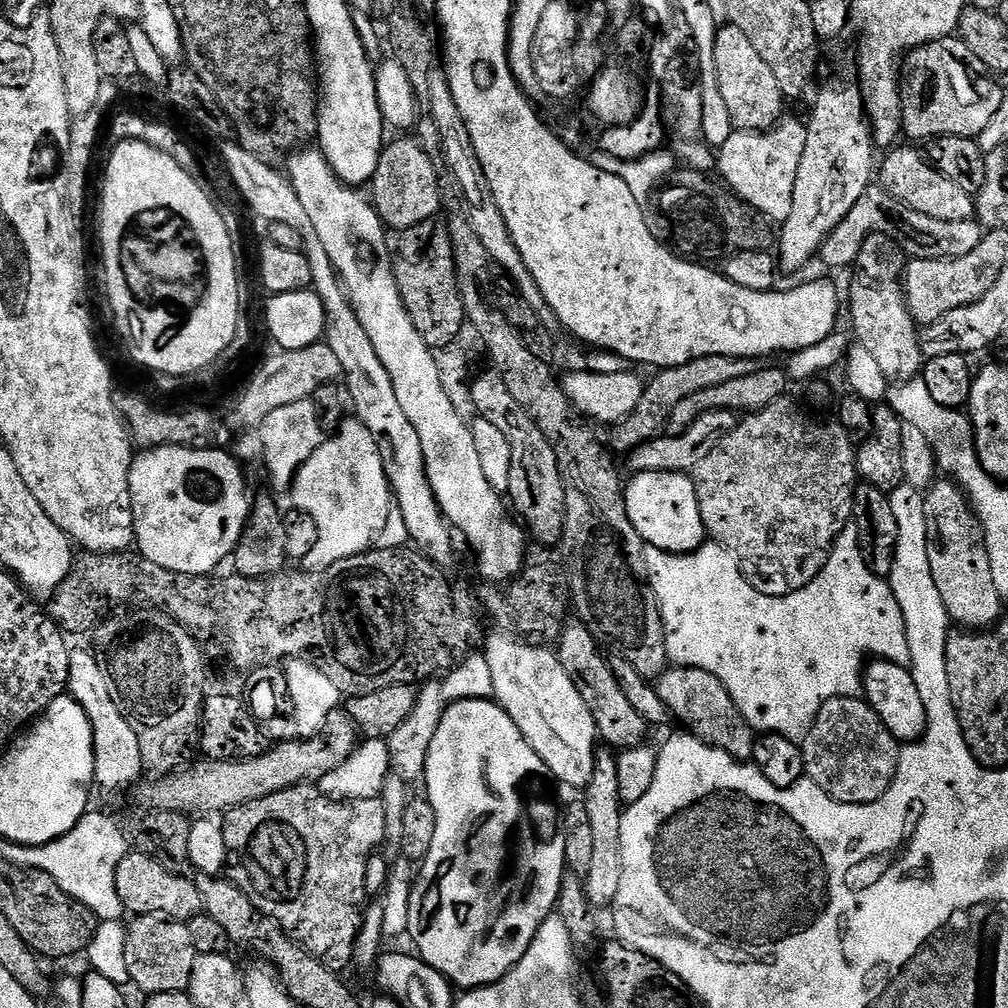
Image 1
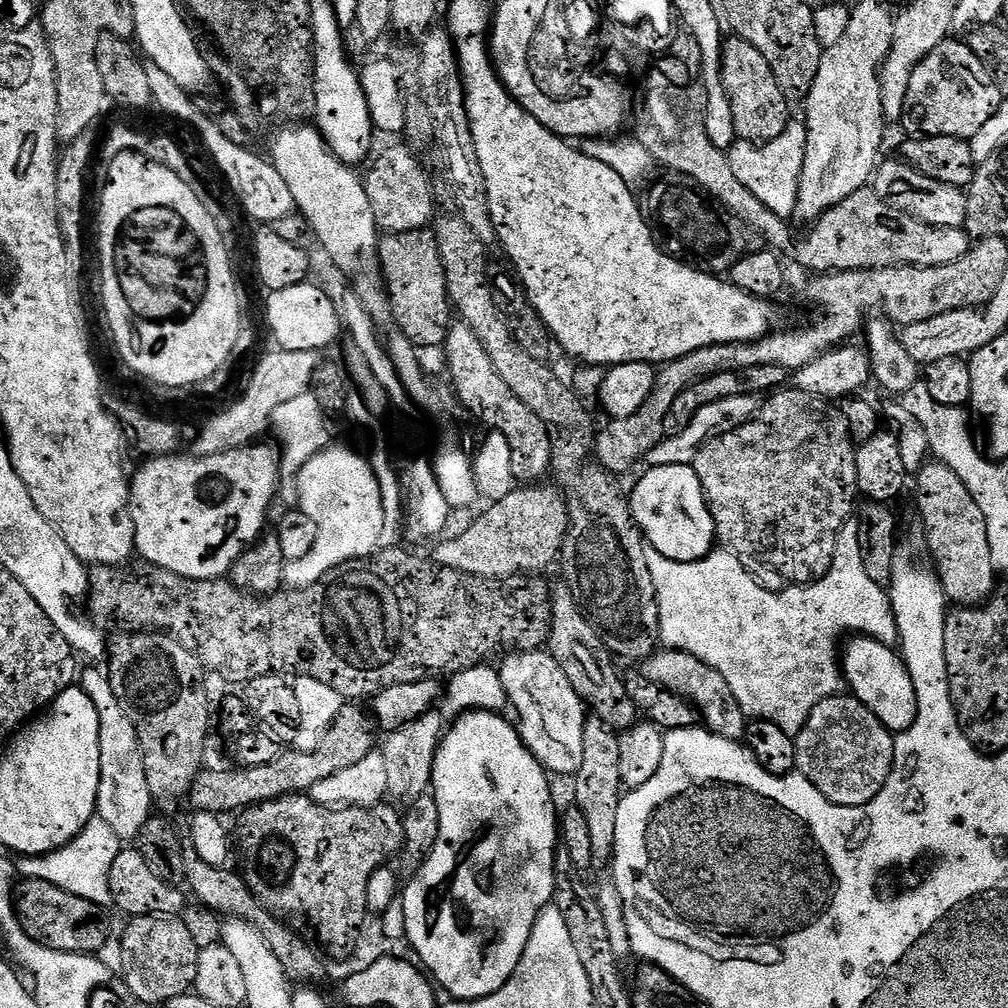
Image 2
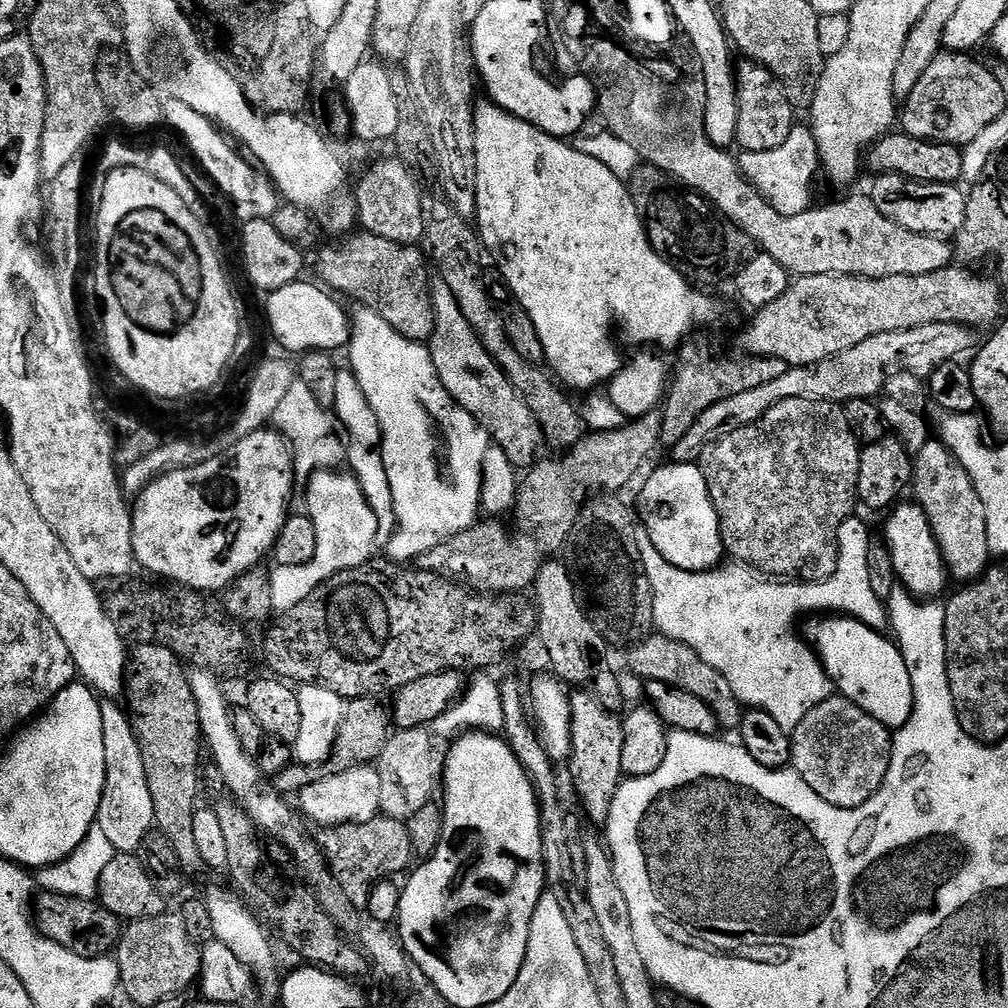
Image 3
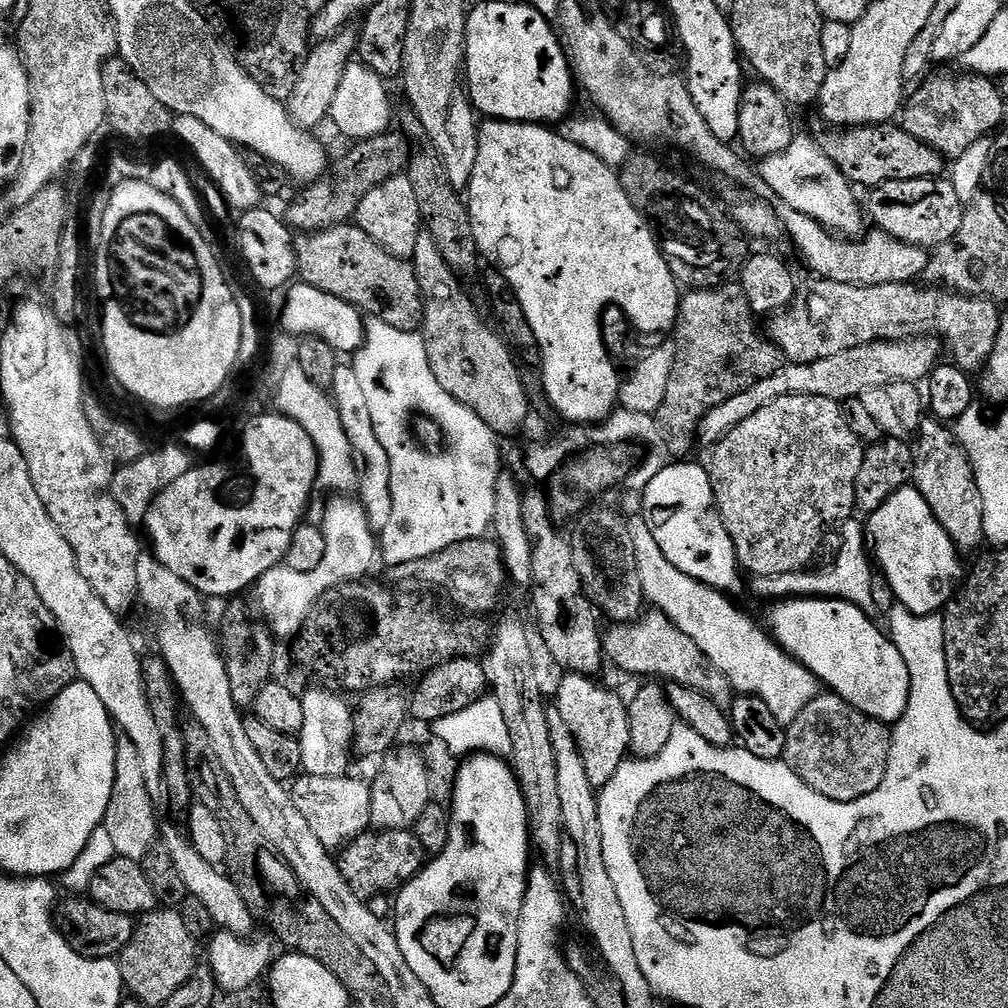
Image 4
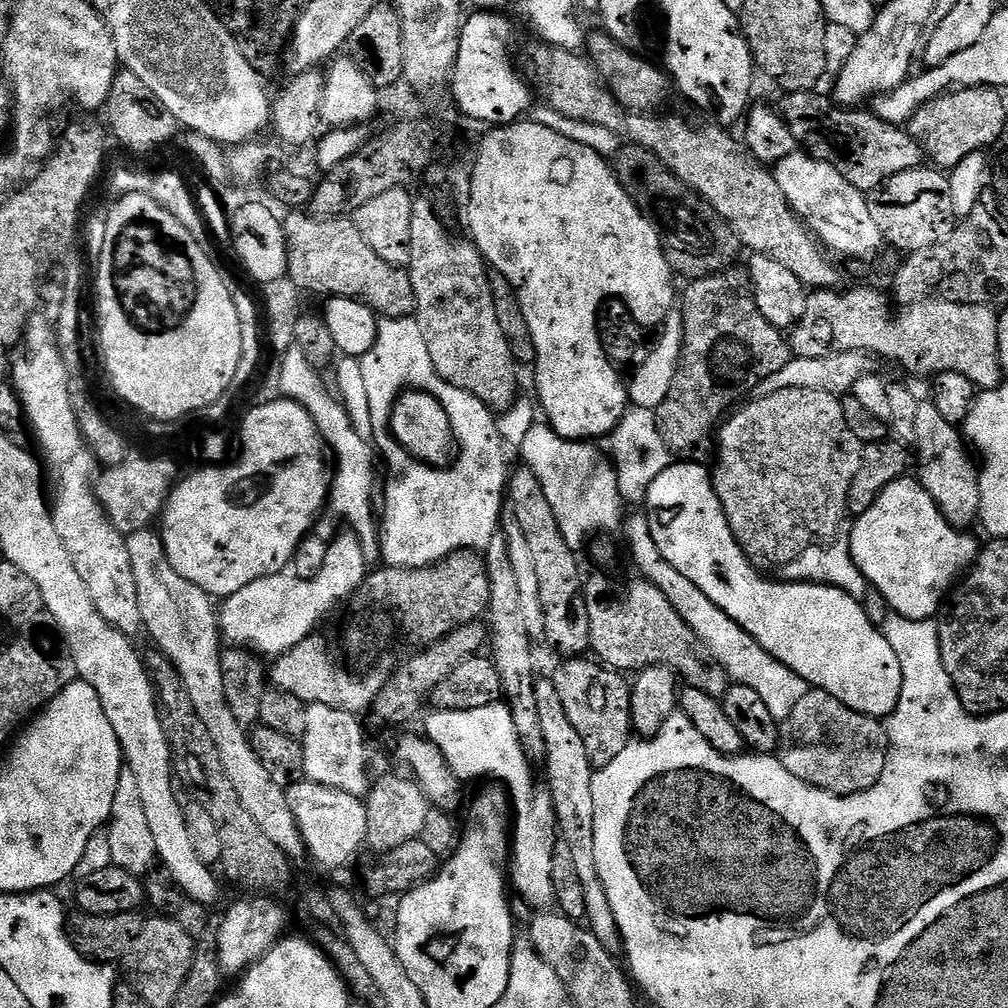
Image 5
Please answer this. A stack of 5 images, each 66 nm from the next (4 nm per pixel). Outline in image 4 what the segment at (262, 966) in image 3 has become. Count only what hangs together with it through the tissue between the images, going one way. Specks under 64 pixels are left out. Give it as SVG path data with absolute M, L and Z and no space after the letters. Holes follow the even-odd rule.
M161 823L158 828L158 840L170 854L170 858L174 858L174 867L178 870L189 896L198 898L198 902L202 902L202 906L210 910L213 925L219 926L223 931L247 937L252 924L254 925L254 917L246 906L242 894L238 894L238 886L234 886L232 879L217 865L206 862L206 858L202 858L198 850L194 850L187 831L181 825L179 828L176 824Z

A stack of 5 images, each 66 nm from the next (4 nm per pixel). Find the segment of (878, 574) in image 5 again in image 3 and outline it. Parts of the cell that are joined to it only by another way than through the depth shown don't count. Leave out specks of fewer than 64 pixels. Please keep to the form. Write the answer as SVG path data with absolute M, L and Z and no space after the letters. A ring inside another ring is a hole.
M915 502L904 503L895 505L889 511L882 538L891 555L899 583L917 599L934 600L941 597L940 594L948 583L947 569L925 512Z

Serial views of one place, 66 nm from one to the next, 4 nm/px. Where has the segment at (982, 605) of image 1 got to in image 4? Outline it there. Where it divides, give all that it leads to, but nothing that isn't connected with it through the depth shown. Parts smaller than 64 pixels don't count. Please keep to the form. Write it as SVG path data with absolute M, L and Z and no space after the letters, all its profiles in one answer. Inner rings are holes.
M935 418L921 419L918 435L920 435L920 441L915 441L914 444L911 483L921 492L938 522L953 540L956 549L964 554L972 551L975 553L977 551L975 548L980 543L984 544L986 539L983 530L982 496L978 490L978 482L975 481L971 460L957 440L955 431L947 423Z

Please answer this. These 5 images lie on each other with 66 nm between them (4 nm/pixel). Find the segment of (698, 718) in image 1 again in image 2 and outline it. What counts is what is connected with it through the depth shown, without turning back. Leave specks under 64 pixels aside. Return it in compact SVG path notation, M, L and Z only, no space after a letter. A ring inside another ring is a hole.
M657 650L643 661L642 671L646 678L650 678L650 682L658 682L658 686L678 694L683 700L688 700L696 708L703 727L714 735L737 742L745 739L745 714L738 706L734 694L730 694L726 678L722 678L722 674L714 670L714 666L706 666L706 662L694 658L694 654L679 650Z

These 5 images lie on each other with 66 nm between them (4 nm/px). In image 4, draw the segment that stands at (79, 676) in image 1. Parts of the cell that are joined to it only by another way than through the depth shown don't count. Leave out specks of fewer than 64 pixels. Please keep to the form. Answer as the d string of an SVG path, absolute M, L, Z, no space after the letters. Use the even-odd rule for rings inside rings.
M123 734L116 737L114 754L114 790L110 794L110 806L106 806L102 827L114 841L117 856L143 861L144 855L154 847L158 840L158 819L156 808L152 805L152 792L148 789L148 776L144 773L145 757L138 754L134 742Z

